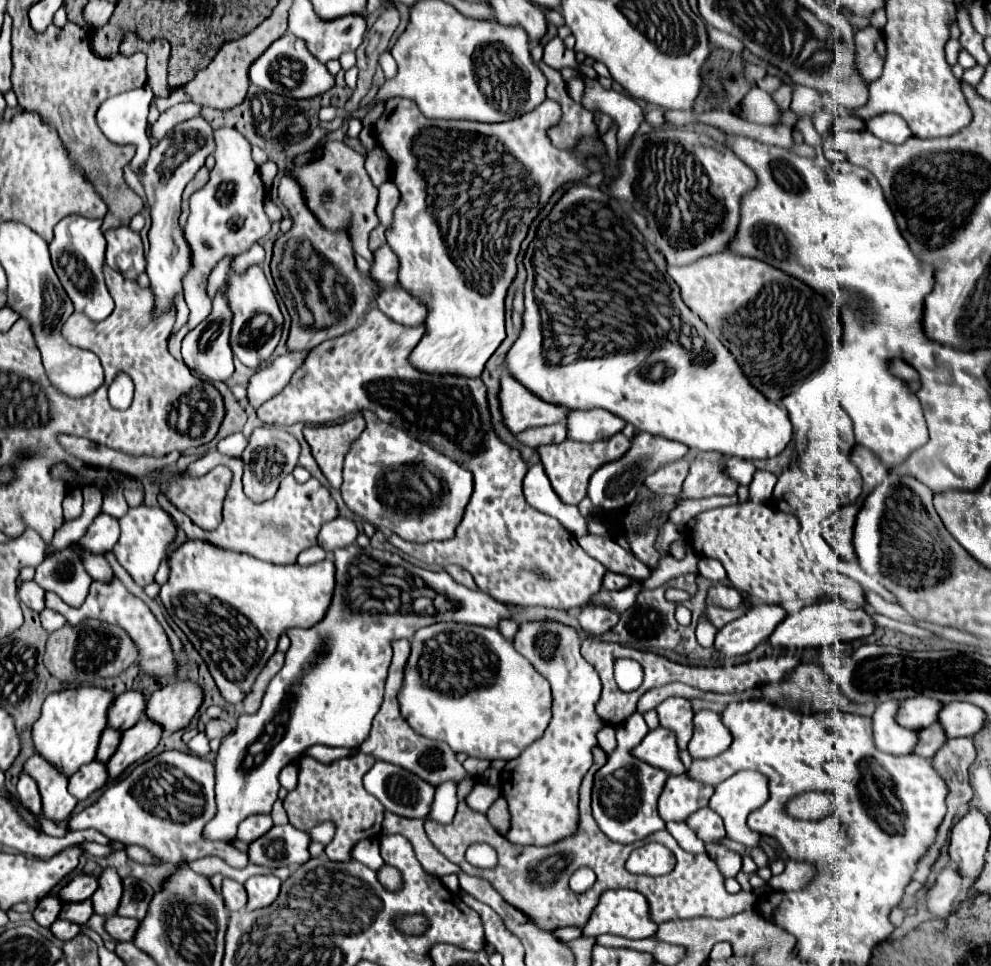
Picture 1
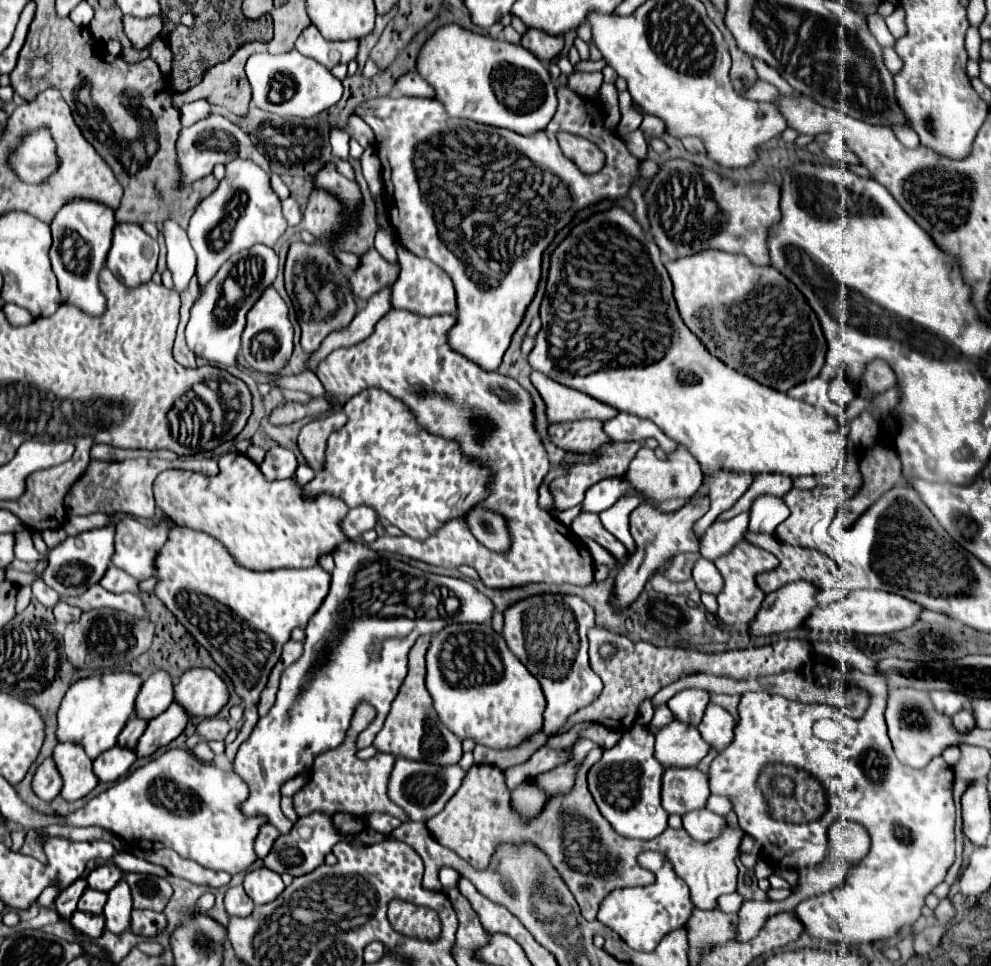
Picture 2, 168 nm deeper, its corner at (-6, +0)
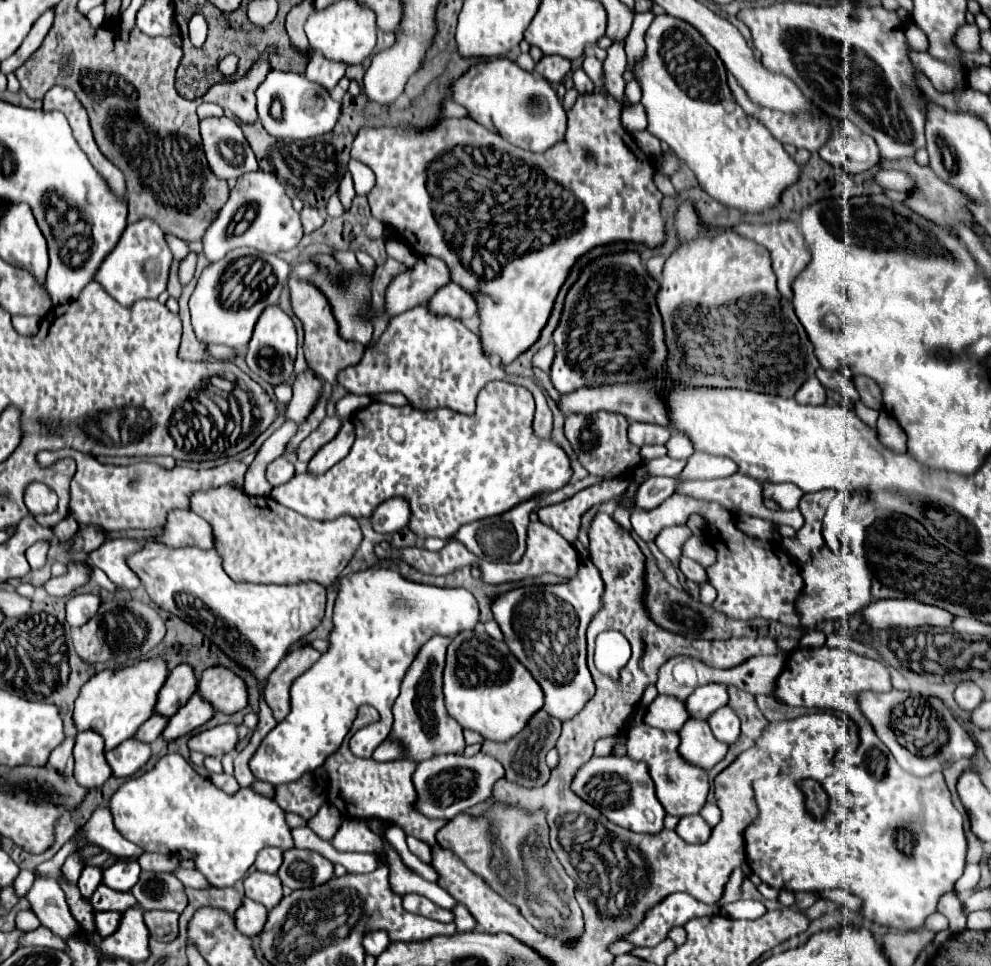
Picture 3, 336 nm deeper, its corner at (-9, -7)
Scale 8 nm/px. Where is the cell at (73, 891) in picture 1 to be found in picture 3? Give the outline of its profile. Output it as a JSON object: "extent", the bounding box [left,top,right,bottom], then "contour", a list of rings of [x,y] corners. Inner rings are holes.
{"extent":[102,860,140,892],"contour":[[[118,860],[114,866],[104,870],[104,878],[102,884],[112,886],[112,890],[120,890],[120,892],[128,892],[140,876],[140,866],[136,860]]]}

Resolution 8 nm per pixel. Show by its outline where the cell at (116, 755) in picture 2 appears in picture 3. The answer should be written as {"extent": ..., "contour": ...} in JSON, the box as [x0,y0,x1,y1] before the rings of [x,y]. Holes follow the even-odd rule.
{"extent":[106,738,152,778],"contour":[[[128,738],[120,746],[108,750],[106,758],[108,758],[108,764],[112,764],[114,776],[128,778],[148,762],[150,754],[152,750],[148,744],[138,742],[136,738]]]}

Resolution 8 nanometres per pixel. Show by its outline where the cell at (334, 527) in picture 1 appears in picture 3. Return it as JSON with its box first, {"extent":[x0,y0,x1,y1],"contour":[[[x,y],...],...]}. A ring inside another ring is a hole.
{"extent":[372,496,410,534],"contour":[[[400,496],[382,502],[372,516],[374,530],[378,530],[380,534],[394,534],[406,528],[408,522],[410,522],[410,504],[406,498]]]}

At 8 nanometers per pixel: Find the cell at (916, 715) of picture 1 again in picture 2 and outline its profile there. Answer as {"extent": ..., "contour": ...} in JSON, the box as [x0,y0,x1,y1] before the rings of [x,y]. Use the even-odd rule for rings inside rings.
{"extent":[931,691,967,717],"contour":[[[933,691],[931,701],[939,713],[949,715],[949,717],[953,717],[957,711],[967,707],[967,699],[963,695],[953,695],[953,693],[945,693],[945,691]]]}

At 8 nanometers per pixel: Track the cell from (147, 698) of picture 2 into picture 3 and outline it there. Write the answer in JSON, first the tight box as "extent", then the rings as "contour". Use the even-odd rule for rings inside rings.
{"extent":[156,664,198,718],"contour":[[[178,664],[168,674],[168,680],[158,694],[156,712],[168,718],[174,716],[178,708],[182,708],[192,698],[196,688],[198,688],[198,678],[194,668],[190,664]]]}

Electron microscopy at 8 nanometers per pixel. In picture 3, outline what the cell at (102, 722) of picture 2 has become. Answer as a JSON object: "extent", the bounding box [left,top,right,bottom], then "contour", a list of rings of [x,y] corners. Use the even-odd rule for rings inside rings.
{"extent":[74,656,168,750],"contour":[[[156,656],[120,670],[102,670],[94,674],[80,690],[74,706],[74,722],[78,730],[96,730],[106,740],[106,750],[132,738],[136,730],[156,712],[156,698],[168,678],[164,658]]]}

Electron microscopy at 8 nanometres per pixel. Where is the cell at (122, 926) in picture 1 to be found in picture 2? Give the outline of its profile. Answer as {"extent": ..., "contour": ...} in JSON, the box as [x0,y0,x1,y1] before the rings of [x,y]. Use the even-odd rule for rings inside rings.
{"extent":[129,909,167,937],"contour":[[[133,909],[129,931],[135,933],[135,935],[153,937],[153,935],[157,935],[165,925],[167,925],[167,919],[165,919],[163,913],[155,913],[155,911],[137,911],[137,909]]]}

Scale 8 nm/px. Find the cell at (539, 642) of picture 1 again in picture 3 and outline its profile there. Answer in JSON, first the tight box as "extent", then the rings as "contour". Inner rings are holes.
{"extent":[490,555,604,720],"contour":[[[588,555],[580,562],[576,576],[572,576],[568,584],[514,588],[496,596],[490,604],[510,652],[542,686],[546,696],[544,708],[548,714],[554,714],[560,720],[570,720],[580,712],[596,690],[586,668],[584,630],[588,628],[592,614],[600,610],[602,590],[604,582],[600,582],[600,574]]]}

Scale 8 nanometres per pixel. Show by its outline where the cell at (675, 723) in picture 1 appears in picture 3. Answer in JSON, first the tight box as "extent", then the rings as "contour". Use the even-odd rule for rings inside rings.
{"extent":[686,684,728,718],"contour":[[[724,684],[698,686],[686,700],[686,710],[692,718],[710,718],[710,714],[728,704],[728,692]]]}

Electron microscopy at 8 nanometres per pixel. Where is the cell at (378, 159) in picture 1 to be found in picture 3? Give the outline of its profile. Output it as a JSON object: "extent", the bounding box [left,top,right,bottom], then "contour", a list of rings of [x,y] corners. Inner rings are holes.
{"extent":[326,192,344,217],"contour":[[[338,192],[329,199],[326,211],[330,217],[340,217],[344,213],[344,208],[339,200]]]}

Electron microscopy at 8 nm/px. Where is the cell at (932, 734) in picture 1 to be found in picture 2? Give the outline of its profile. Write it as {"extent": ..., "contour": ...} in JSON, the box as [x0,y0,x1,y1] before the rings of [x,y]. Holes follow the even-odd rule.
{"extent":[953,709,973,733],"contour":[[[963,709],[961,713],[957,713],[953,717],[953,727],[957,727],[957,731],[961,733],[969,733],[973,729],[973,717],[971,717],[971,711],[969,709]]]}

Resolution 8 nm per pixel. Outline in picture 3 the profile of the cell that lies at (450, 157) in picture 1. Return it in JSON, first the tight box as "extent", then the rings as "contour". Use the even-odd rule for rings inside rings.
{"extent":[350,94,666,364],"contour":[[[610,94],[578,96],[578,102],[568,112],[564,140],[542,154],[532,154],[508,144],[472,118],[444,118],[438,126],[428,130],[412,126],[396,130],[362,128],[352,144],[350,156],[364,162],[376,174],[376,186],[368,194],[372,216],[416,254],[448,260],[452,282],[476,294],[484,350],[498,354],[502,364],[516,360],[540,338],[562,284],[582,256],[596,246],[614,242],[658,248],[666,240],[666,218],[660,210],[664,196],[654,184],[656,164],[636,146],[628,130],[624,130],[620,114],[622,102]],[[516,168],[526,170],[526,182],[518,178],[524,176],[524,172],[516,174]]]}

